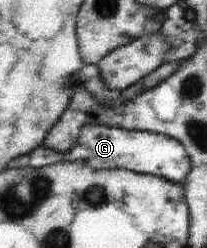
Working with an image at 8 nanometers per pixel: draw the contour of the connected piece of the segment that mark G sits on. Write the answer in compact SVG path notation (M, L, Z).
M87 124L81 129L77 143L65 153L40 145L30 153L29 166L35 169L59 162L82 162L93 169L127 169L154 175L184 185L191 171L191 159L177 139L148 131L111 128L103 124Z

